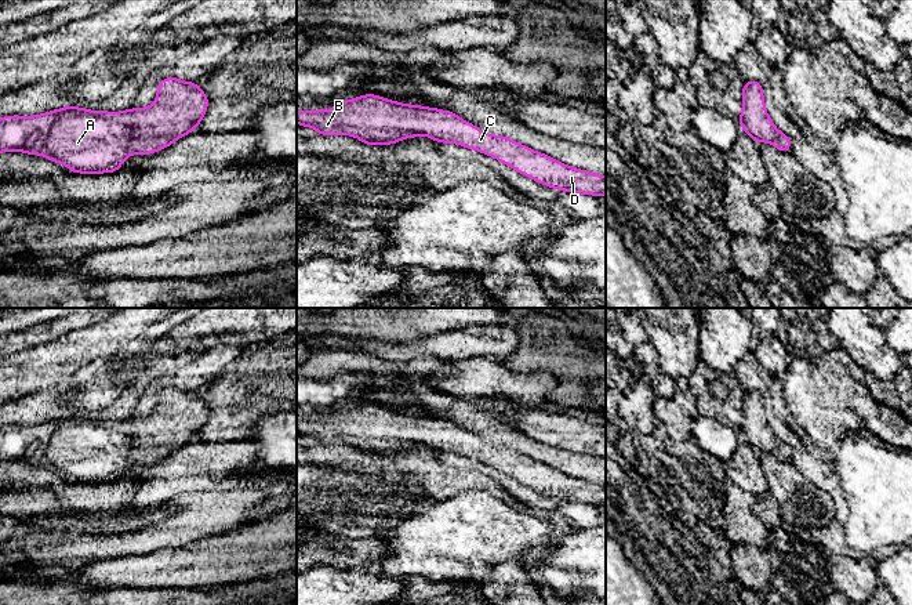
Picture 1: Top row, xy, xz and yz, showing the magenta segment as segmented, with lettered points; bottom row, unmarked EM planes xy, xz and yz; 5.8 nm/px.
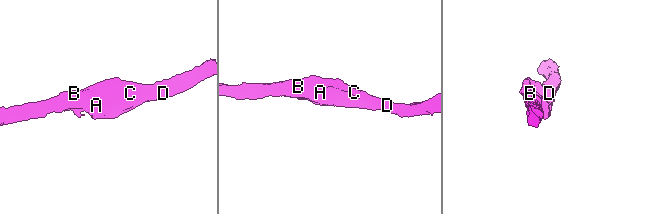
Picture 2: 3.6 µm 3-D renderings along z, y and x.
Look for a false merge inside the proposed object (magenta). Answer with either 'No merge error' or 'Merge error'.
No merge error

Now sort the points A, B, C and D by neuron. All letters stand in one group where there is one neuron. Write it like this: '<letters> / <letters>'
A B C D

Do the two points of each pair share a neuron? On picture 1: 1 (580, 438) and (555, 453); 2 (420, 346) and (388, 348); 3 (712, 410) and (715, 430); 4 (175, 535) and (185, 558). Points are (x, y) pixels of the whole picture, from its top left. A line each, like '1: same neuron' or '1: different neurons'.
1: different neurons
2: same neuron
3: different neurons
4: different neurons

